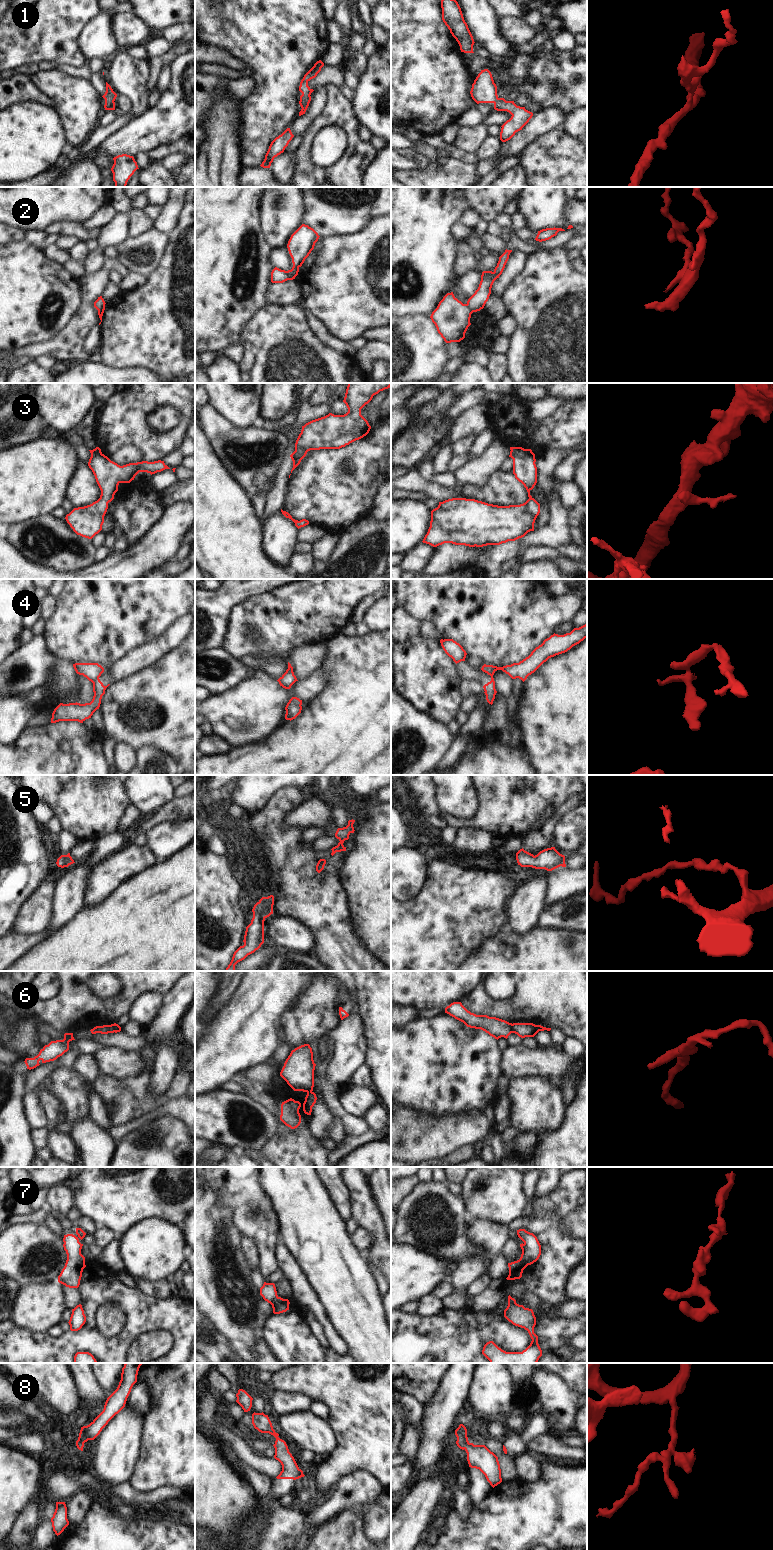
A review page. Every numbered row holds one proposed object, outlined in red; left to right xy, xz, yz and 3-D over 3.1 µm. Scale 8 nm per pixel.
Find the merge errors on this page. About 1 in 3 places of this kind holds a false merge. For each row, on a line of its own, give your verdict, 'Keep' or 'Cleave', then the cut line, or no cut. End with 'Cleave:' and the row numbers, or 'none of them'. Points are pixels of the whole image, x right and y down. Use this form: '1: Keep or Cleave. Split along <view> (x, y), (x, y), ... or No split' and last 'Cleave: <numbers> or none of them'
1: Keep. No split
2: Cleave. Split along yz (466, 304), (472, 312)
3: Keep. No split
4: Cleave. Split along xy (98, 677), (92, 682)
5: Keep. No split
6: Cleave. Split along yz (511, 1024), (513, 1032)
7: Cleave. Split along yz (520, 1257), (527, 1265)
8: Keep. No split
Cleave: 2, 4, 6, 7

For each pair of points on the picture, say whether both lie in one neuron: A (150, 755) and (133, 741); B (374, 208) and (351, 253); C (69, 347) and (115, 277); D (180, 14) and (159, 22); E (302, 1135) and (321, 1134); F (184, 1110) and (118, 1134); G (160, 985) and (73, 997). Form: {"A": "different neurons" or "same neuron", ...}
{"A": "different neurons", "B": "different neurons", "C": "different neurons", "D": "same neuron", "E": "different neurons", "F": "same neuron", "G": "same neuron"}

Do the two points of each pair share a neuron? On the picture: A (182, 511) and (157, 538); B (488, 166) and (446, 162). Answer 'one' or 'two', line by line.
A: one
B: two

